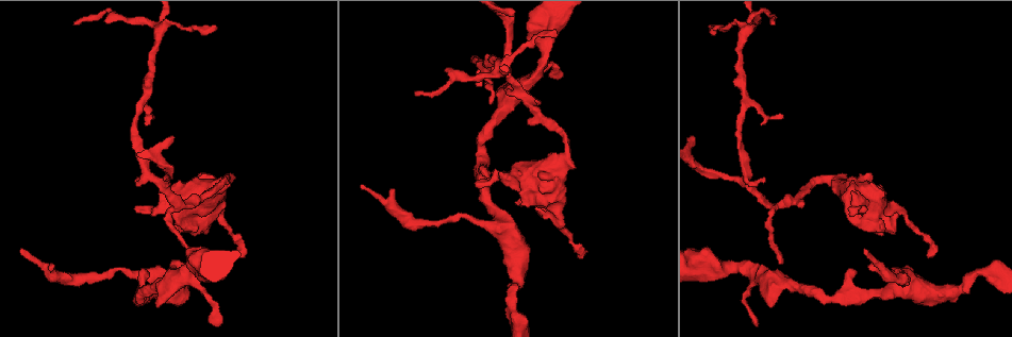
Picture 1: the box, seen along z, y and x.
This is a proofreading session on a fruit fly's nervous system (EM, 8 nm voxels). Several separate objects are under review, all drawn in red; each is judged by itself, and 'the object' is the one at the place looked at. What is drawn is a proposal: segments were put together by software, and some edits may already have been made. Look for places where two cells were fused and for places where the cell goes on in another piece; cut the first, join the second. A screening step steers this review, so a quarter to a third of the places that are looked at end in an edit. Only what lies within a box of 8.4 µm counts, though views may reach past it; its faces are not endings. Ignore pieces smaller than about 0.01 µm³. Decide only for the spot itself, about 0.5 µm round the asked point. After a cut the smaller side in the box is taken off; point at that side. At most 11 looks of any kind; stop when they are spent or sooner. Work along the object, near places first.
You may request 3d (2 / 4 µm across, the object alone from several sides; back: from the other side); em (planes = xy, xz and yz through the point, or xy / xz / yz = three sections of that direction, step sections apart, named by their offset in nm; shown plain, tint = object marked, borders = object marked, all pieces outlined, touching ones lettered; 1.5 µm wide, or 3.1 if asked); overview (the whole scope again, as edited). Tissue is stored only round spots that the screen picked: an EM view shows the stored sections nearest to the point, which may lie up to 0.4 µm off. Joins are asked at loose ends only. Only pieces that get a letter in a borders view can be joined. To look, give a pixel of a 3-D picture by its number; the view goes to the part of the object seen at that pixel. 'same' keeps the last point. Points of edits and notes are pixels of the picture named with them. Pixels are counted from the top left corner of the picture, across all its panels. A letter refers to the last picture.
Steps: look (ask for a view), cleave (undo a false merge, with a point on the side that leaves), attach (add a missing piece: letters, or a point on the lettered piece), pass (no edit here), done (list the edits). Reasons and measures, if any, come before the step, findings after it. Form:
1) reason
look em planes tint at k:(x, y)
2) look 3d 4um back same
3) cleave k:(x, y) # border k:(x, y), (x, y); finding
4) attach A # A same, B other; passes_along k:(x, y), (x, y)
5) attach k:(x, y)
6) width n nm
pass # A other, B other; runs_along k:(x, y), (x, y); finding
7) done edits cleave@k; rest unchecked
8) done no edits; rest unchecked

free end
look 3d 4um at 1:(781, 117)

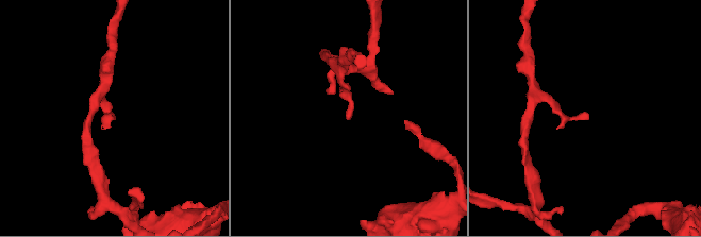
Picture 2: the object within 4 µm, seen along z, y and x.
look em xy step 4 tint at 2:(350, 119)

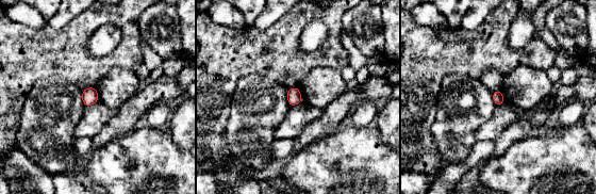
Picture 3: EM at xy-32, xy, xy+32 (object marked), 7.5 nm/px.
cut it another way
look em planes borders same

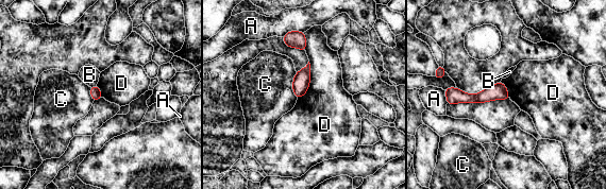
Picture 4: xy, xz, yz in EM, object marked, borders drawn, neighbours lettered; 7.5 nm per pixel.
width 80 nm
pass # A other, B other, C other, D other; runs_along 4:(448, 91), (464, 98), (506, 97); no lettered piece goes on from it

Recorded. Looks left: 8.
stops while still wide
look em xy step 4 tint at 1:(208, 233)

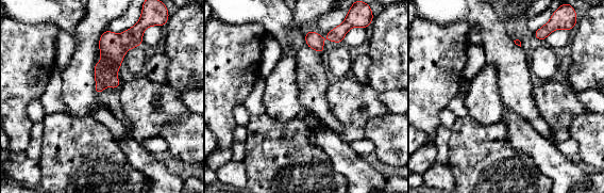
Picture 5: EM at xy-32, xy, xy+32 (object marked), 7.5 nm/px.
another direction
look em planes borders same

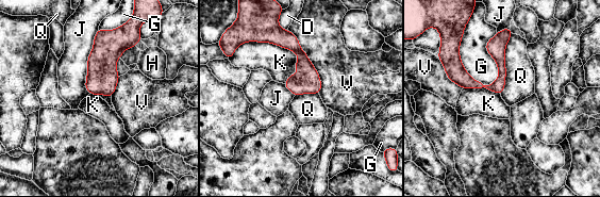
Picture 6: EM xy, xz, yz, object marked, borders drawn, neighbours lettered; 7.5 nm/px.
pass # D other, G other, H other, J other, K other, Q other, V other; border 6:(288, 29), (318, 75), (319, 93); no lettered piece goes on from it

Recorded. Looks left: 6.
thick turns thin
look em planes borders at 1:(838, 182)

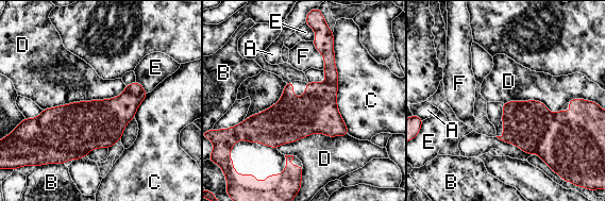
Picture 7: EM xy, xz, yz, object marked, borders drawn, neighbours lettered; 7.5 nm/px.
pass # A other, B other, C other, D other, E other, F other; border 7:(125, 85), (115, 97), (43, 110); one cell here

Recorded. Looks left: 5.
calibre changes
look 3d 4um at 1:(881, 269)

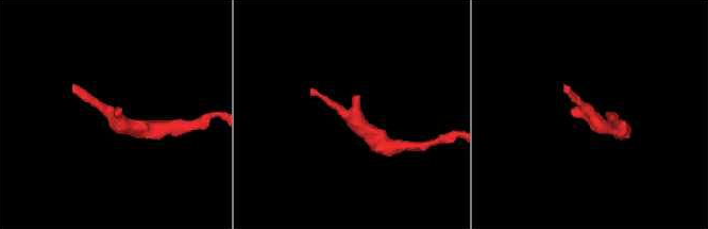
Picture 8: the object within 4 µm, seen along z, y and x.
look em planes borders at 8:(108, 111)

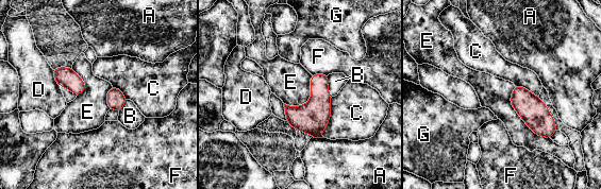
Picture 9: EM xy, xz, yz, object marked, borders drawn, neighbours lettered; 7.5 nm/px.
width 200 nm
pass # A other, B other, C other, D other, E other, F other, G other; all the same cell

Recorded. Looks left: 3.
done no edits; rest unchecked

